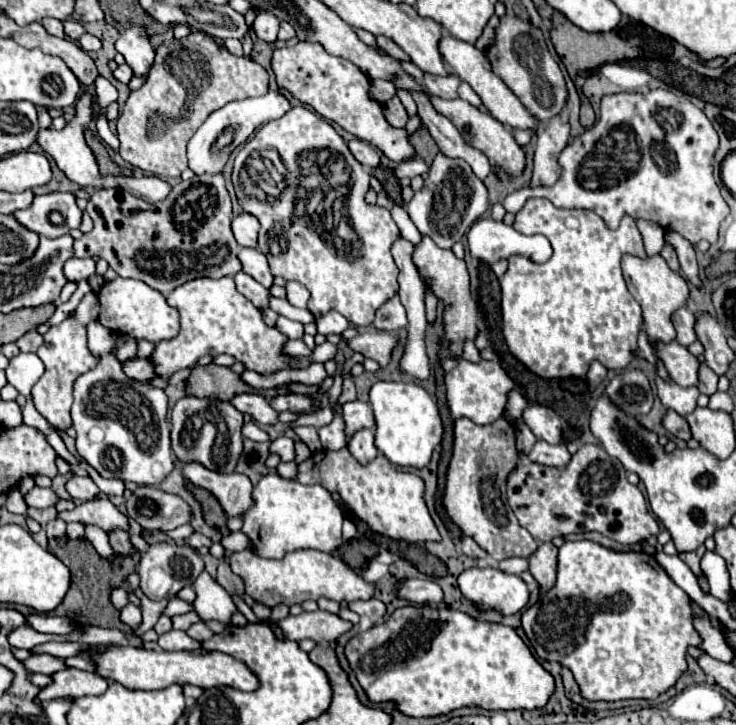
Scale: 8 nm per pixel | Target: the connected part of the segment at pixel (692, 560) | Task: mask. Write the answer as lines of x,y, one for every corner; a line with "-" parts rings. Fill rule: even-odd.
700,546
696,552
688,552
688,554
678,554
690,568
692,568
692,572
698,576
702,570
700,570
700,560
702,560
702,556
704,556
704,552
706,552
706,548
704,546

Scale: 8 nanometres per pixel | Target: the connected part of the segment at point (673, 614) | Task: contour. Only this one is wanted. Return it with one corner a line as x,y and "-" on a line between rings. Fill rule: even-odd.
590,540
566,542
560,548
560,554
558,554
558,580
556,580
556,586
552,588
552,596
554,596
554,600
546,602
550,616
538,616
538,602
536,602
536,606
528,608
522,614
522,626
524,626
526,636
532,642
530,646
534,648
534,652
540,658
544,658
544,660
558,660
562,666
572,670
572,674
574,674
574,678
576,678
576,682
578,682
578,686
582,690
582,696
586,700
622,700
622,698
656,700
662,692
672,688
682,674
686,674
686,670
688,670
688,664
686,664
686,650
688,650
688,646
702,642
702,636
696,632
696,628
692,624
692,614
690,614
690,608
688,608
688,594
672,582
672,578
664,572
664,568
656,562
654,556
644,554
644,552
616,552
616,550
604,548
604,546
600,546
596,542
590,542
-
586,610
596,610
590,616
588,624
586,624

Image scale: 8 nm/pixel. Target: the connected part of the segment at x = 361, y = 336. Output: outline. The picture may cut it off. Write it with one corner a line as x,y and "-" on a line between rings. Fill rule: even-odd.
360,330
354,338
344,340
354,352
360,352
364,358
372,358
380,366
386,366
390,362
392,348
396,344
396,336
390,332
372,332
372,330

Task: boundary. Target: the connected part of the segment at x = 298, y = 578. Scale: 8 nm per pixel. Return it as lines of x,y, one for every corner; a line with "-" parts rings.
248,548
234,552
230,556
230,566
244,580
246,594
270,608
280,602
286,606
302,604
304,600
318,600
320,596
336,602
370,600
376,588
372,582
366,582
362,576
358,576
342,558
320,550
296,550
288,552
282,560
266,560

